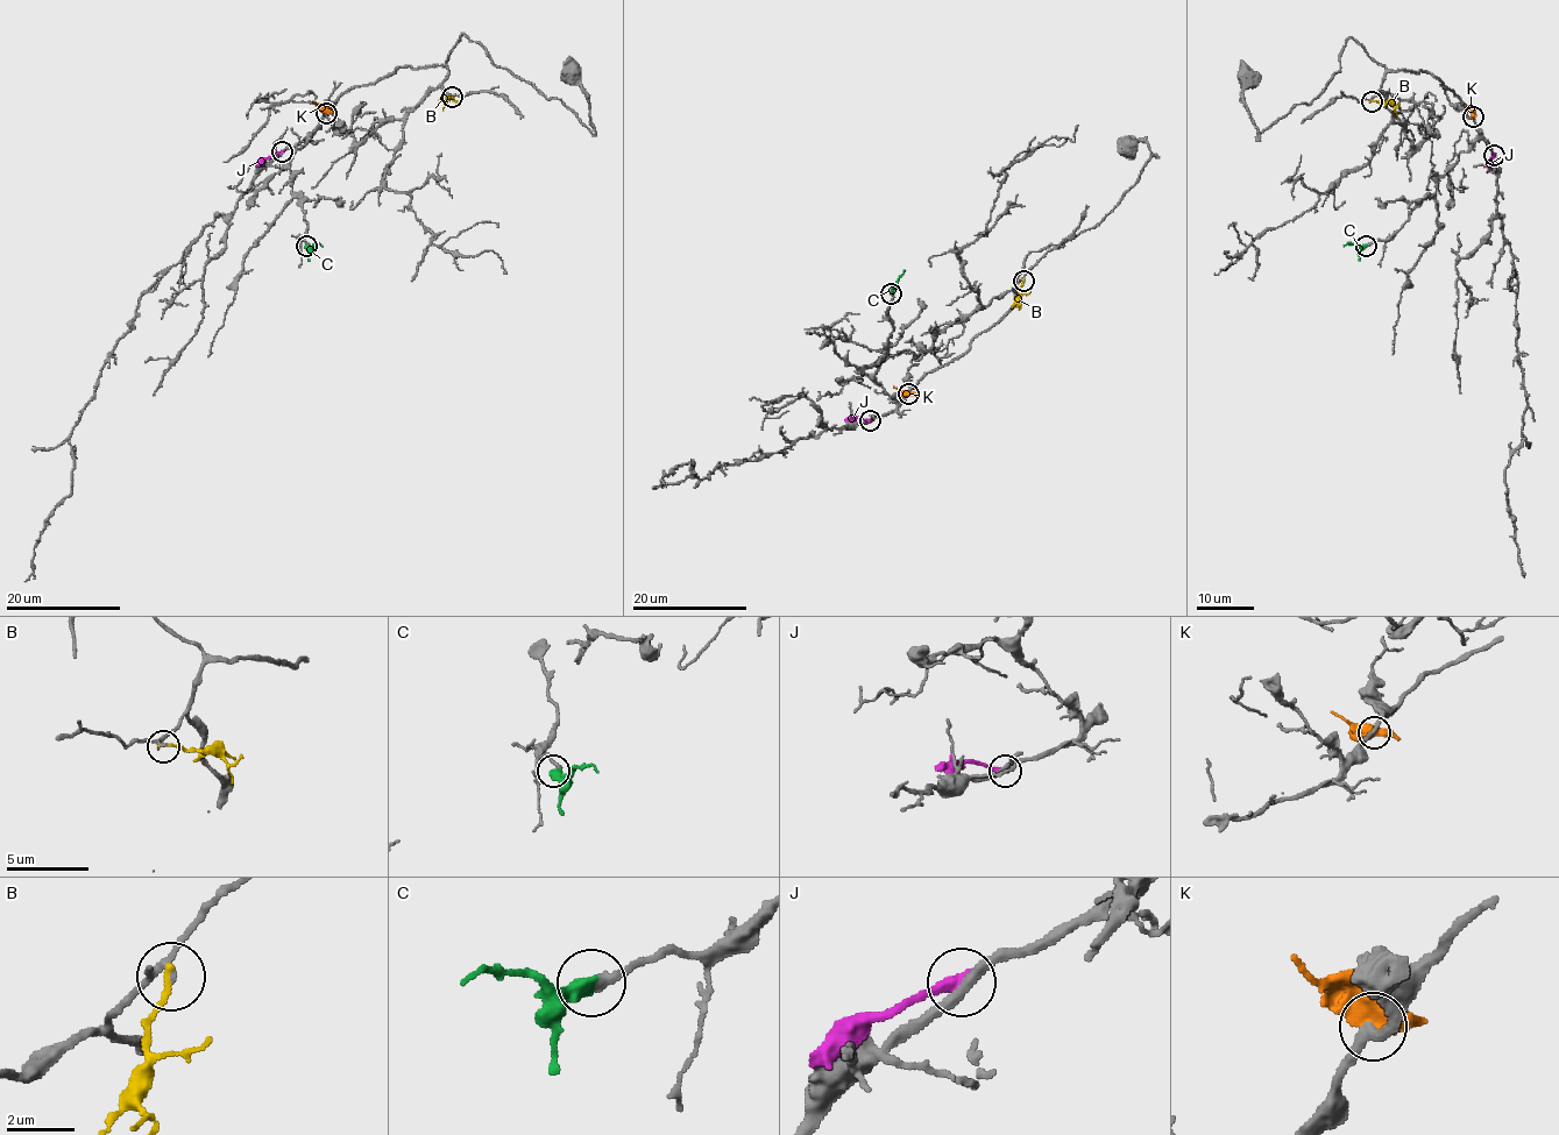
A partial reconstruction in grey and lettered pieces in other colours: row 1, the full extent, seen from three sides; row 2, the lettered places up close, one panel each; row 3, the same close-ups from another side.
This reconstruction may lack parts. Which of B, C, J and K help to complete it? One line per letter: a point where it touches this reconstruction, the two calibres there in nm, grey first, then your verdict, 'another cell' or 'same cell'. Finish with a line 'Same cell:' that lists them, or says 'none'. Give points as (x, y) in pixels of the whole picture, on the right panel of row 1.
B: meets grey at (1372, 101); 150 nm thick on the grey side, 190 nm on the other; another cell
C: meets grey at (1366, 246); 320 nm thick on the grey side, 500 nm on the other; same cell
J: meets grey at (1494, 155); 300 nm thick on the grey side, 400 nm on the other; another cell
K: meets grey at (1473, 116); 280 nm thick on the grey side, 480 nm on the other; another cell
Same cell: C

